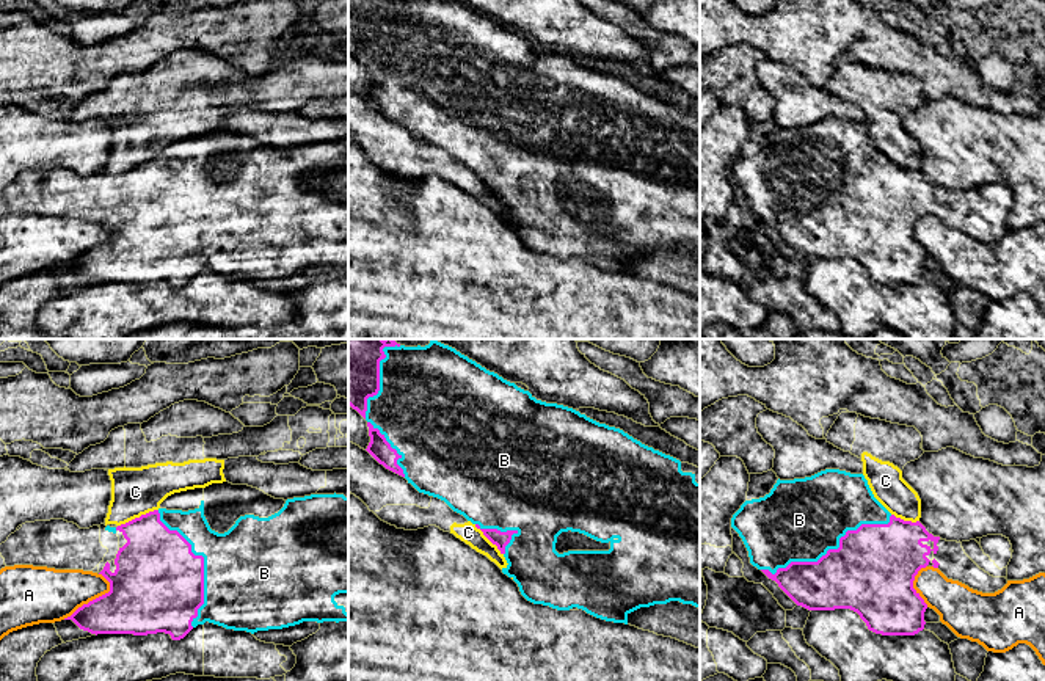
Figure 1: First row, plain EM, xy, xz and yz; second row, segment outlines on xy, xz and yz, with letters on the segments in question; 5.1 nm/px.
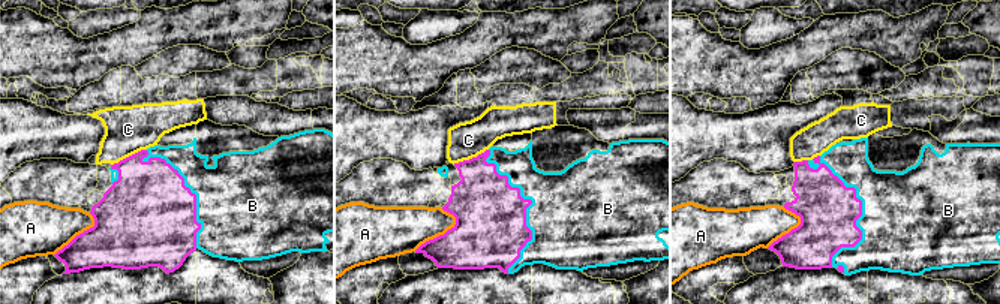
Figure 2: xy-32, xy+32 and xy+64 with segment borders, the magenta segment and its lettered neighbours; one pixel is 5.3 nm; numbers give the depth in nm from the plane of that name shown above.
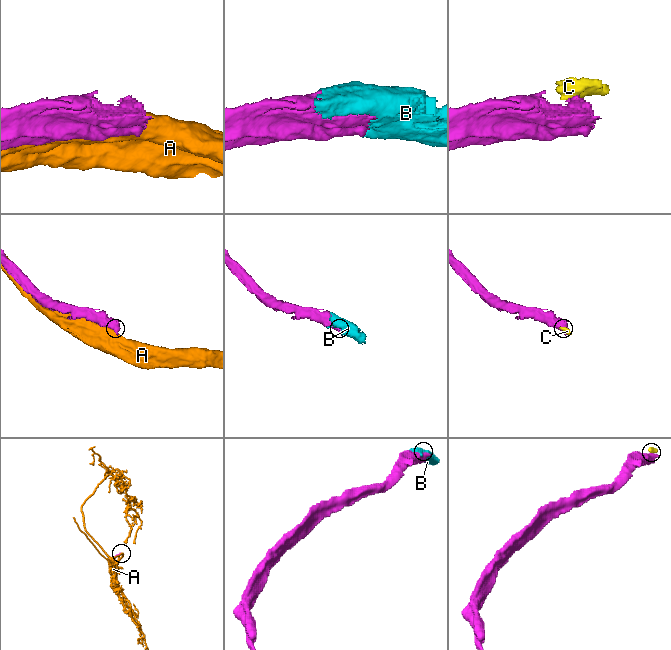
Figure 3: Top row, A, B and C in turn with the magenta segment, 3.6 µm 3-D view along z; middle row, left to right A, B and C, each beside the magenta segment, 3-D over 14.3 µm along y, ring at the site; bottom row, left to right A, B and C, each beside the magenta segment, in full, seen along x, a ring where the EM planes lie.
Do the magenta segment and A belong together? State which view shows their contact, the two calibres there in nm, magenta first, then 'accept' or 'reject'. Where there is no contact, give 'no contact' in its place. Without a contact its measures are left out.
contact in xy; calibres 320 and 280 nm; reject

